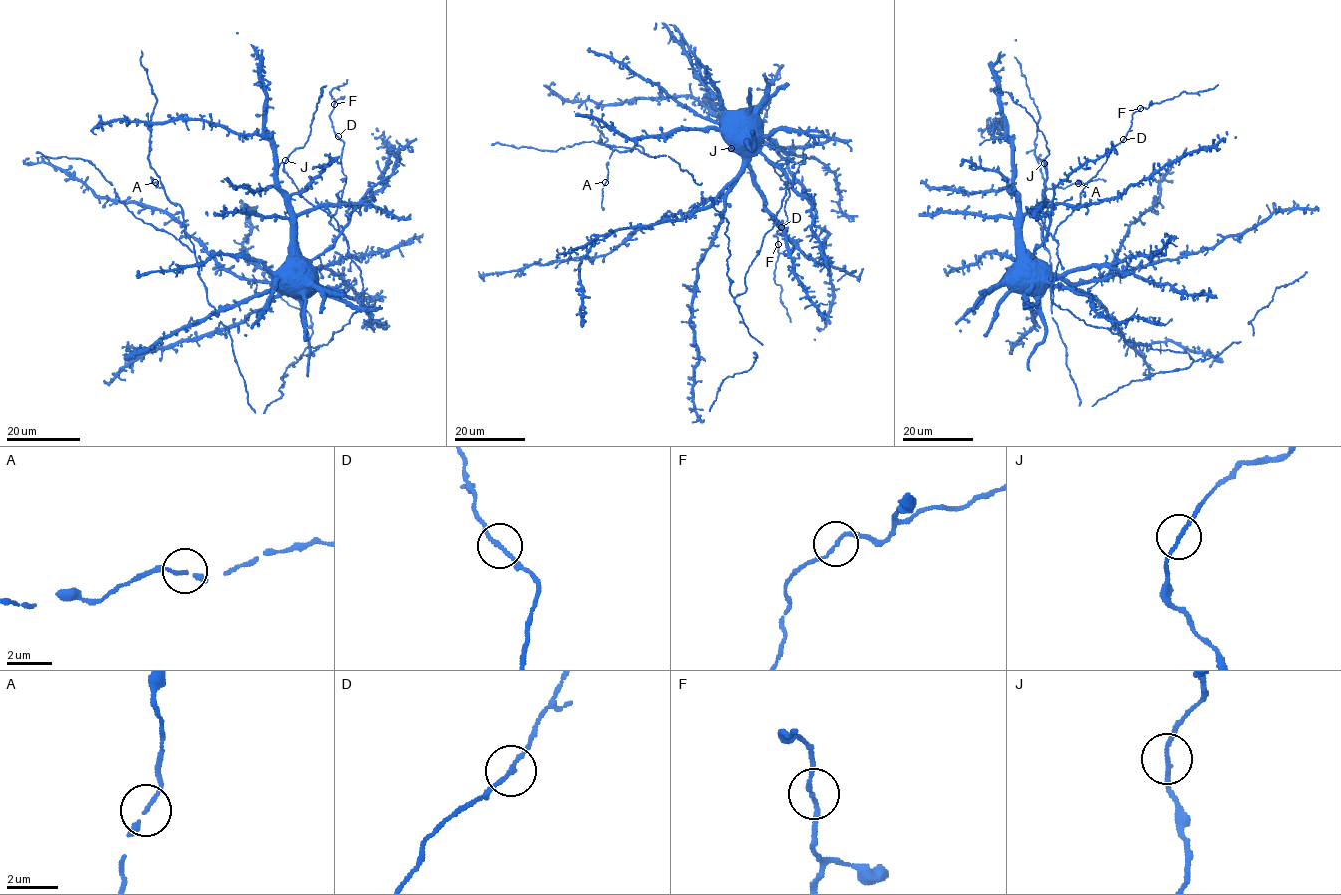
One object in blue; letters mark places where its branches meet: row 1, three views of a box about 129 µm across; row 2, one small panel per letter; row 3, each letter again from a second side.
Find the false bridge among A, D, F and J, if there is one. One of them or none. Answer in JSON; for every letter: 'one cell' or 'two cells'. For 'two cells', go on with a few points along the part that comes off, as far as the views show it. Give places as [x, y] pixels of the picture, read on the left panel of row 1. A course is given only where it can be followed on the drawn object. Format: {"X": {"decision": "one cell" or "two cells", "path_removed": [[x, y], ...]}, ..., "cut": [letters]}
{"A": {"decision": "one cell"}, "D": {"decision": "one cell"}, "F": {"decision": "one cell"}, "J": {"decision": "one cell"}, "cut": []}

